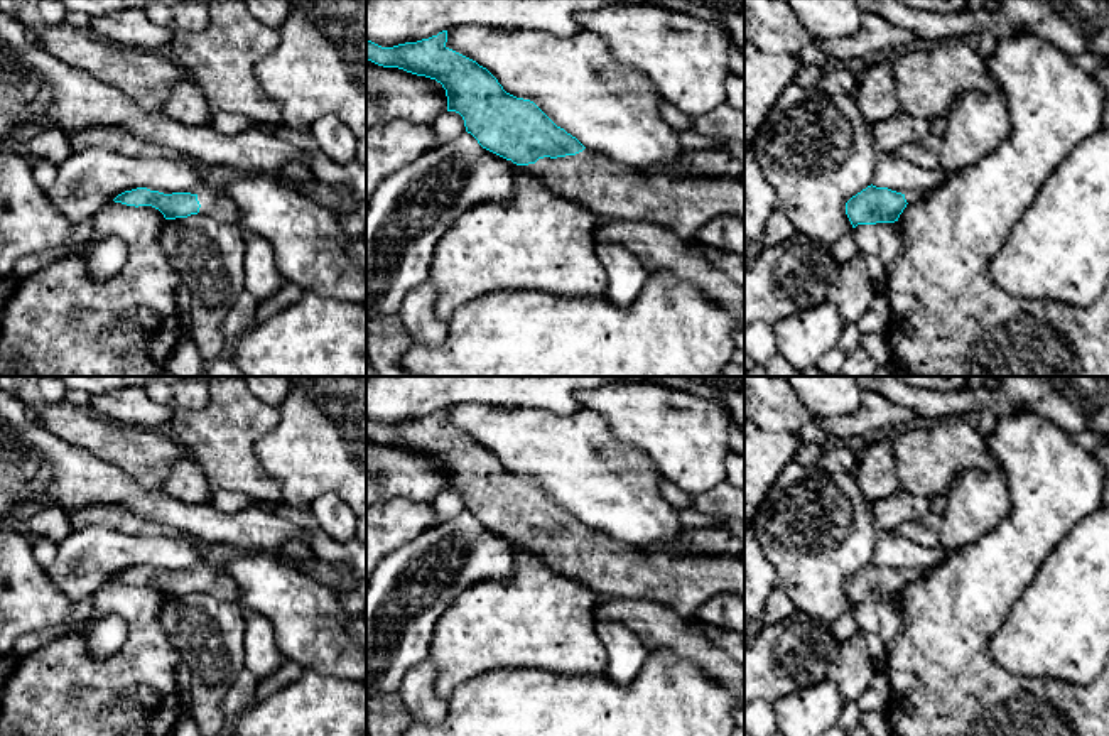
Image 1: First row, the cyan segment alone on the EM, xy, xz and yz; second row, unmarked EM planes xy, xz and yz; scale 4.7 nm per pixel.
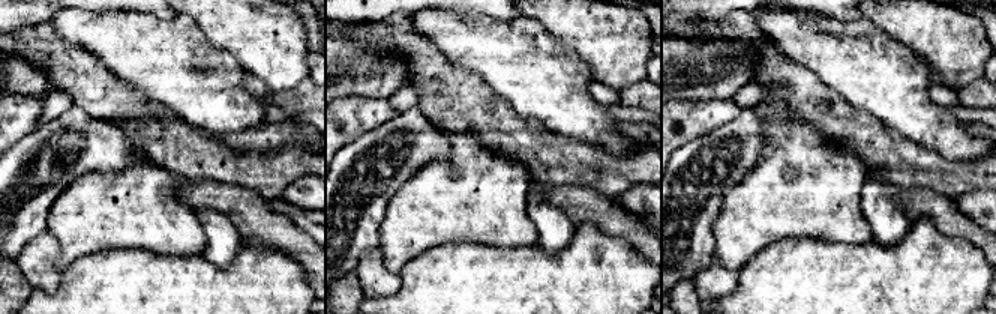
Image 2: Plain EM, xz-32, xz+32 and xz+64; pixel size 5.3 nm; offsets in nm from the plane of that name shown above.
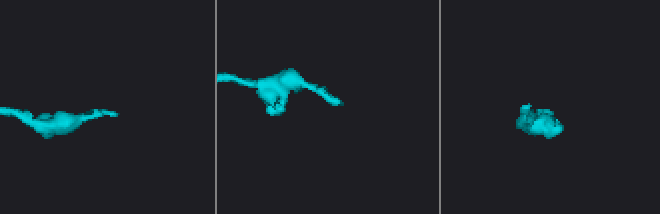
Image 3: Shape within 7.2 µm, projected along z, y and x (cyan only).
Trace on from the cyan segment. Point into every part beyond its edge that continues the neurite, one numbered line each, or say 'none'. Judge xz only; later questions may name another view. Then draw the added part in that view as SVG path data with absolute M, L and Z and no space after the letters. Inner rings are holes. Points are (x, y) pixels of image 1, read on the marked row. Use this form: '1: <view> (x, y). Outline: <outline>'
1: xz (610, 189). Outline: M598 152L544 157L533 164L533 170L552 192L582 204L598 219L662 225L684 240L695 240L697 231L714 218L744 219L744 181L714 177L675 181L667 176L643 174Z

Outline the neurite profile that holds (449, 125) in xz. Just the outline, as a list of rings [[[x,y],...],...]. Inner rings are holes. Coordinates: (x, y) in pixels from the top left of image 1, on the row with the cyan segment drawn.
[[[446,111],[439,115],[430,127],[435,147],[454,140],[466,132],[464,120],[456,111]]]

